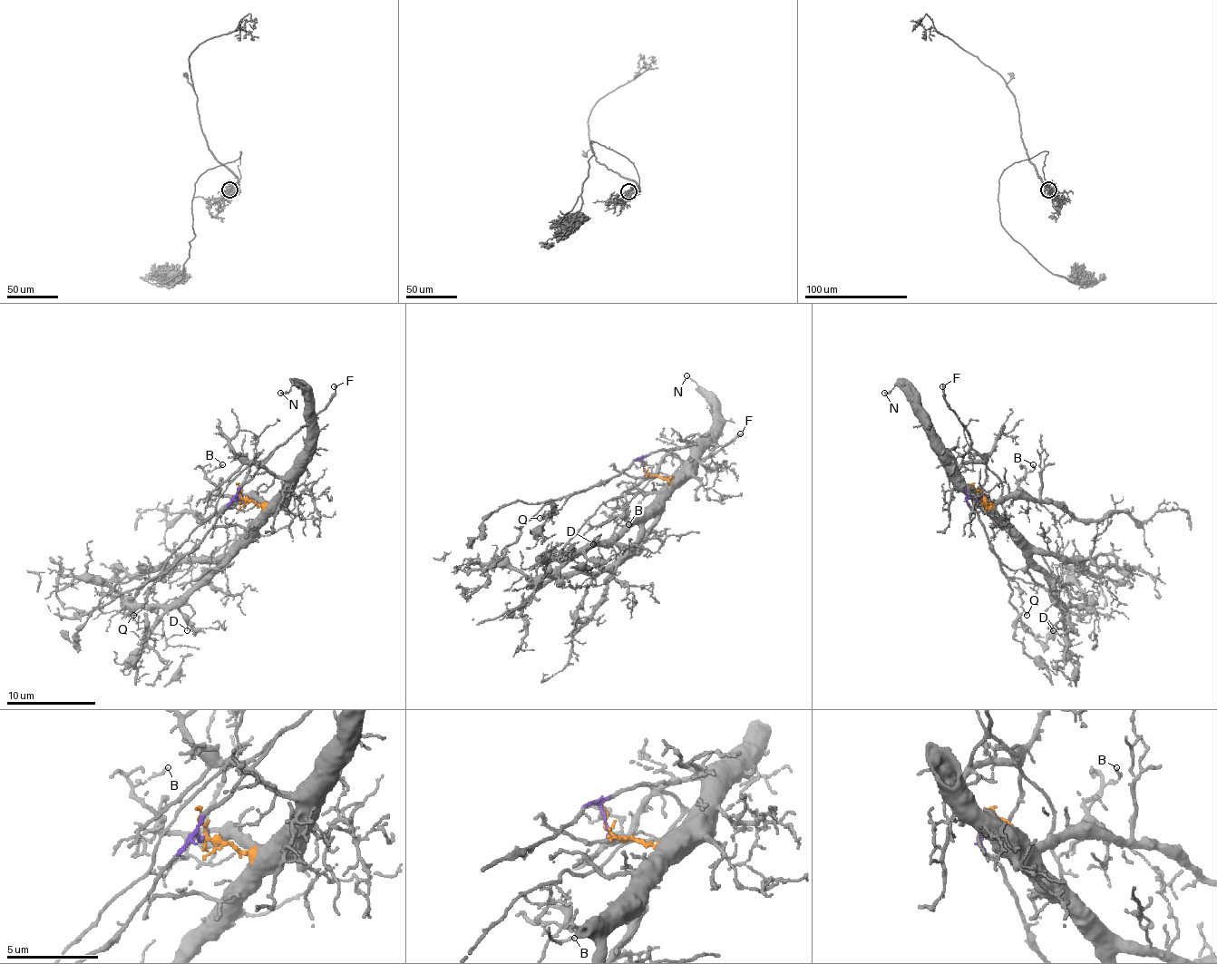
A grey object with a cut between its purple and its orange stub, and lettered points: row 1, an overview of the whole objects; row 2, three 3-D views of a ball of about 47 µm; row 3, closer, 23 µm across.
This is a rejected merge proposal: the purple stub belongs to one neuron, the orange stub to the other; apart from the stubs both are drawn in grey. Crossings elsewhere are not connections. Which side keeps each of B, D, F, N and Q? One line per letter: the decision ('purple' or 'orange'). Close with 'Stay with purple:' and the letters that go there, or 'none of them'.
B: orange
D: orange
F: purple
N: orange
Q: purple
Stay with purple: F, Q

